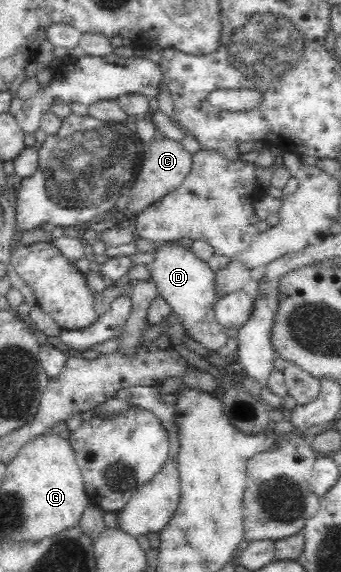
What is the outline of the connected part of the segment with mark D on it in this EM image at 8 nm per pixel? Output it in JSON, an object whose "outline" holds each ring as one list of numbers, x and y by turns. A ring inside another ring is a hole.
{"outline":[[163,244,155,253,154,261,149,265,150,276,157,283,158,296,163,298,179,320,184,334,198,342,203,348,218,351,227,342,227,332,215,319,214,303,217,291,213,270,204,260,199,260,189,248]]}

